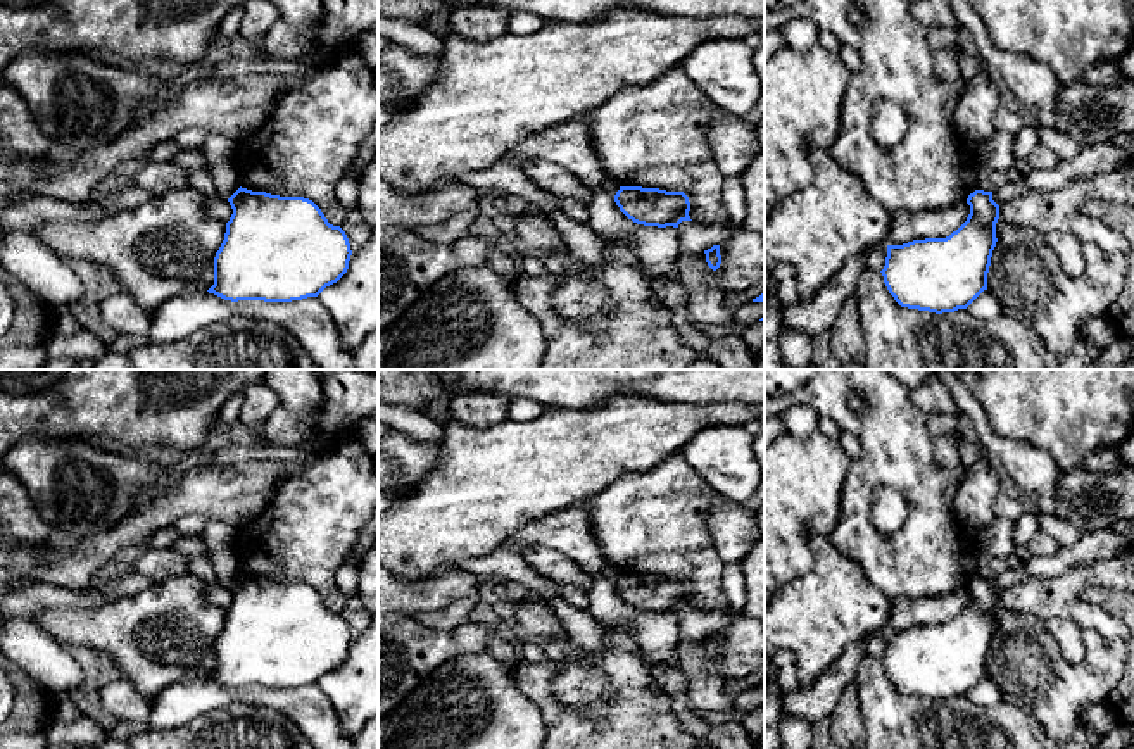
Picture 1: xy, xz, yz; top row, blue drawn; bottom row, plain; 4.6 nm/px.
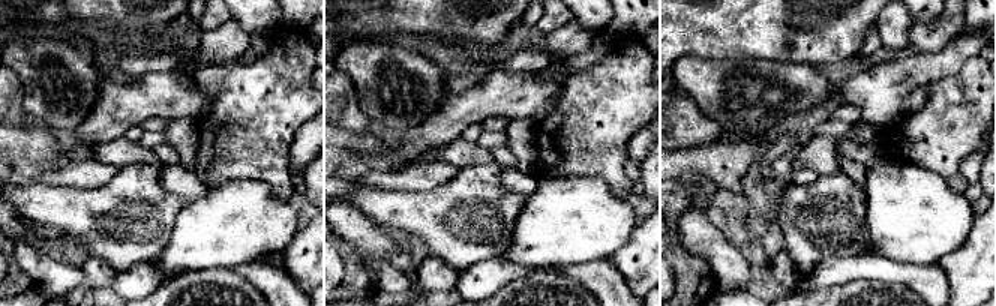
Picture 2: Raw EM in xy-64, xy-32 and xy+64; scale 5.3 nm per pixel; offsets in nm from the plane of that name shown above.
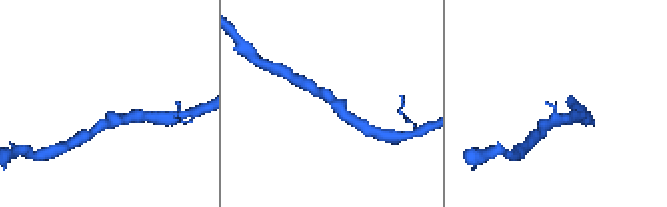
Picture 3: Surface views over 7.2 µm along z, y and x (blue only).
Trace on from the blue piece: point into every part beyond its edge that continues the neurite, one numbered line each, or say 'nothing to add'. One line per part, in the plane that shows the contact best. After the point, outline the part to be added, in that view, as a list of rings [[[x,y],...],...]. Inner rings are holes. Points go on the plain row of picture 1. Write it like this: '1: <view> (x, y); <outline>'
nothing to add

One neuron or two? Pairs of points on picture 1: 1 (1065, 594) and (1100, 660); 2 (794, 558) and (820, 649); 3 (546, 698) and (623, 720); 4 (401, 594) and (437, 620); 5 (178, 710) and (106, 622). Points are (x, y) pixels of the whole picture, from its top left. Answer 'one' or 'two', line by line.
1: two
2: two
3: one
4: two
5: two

